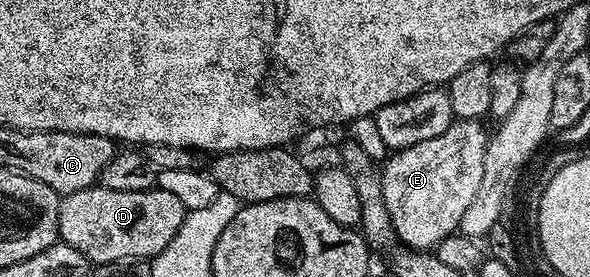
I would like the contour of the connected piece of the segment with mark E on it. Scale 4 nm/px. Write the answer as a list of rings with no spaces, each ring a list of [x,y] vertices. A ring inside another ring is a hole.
[[[457,119],[439,137],[392,152],[384,160],[380,168],[383,201],[387,205],[387,213],[391,213],[394,236],[402,239],[406,248],[428,252],[460,228],[463,213],[467,213],[467,205],[471,205],[475,193],[479,193],[479,181],[483,181],[483,161],[490,132],[481,126],[476,119]]]

